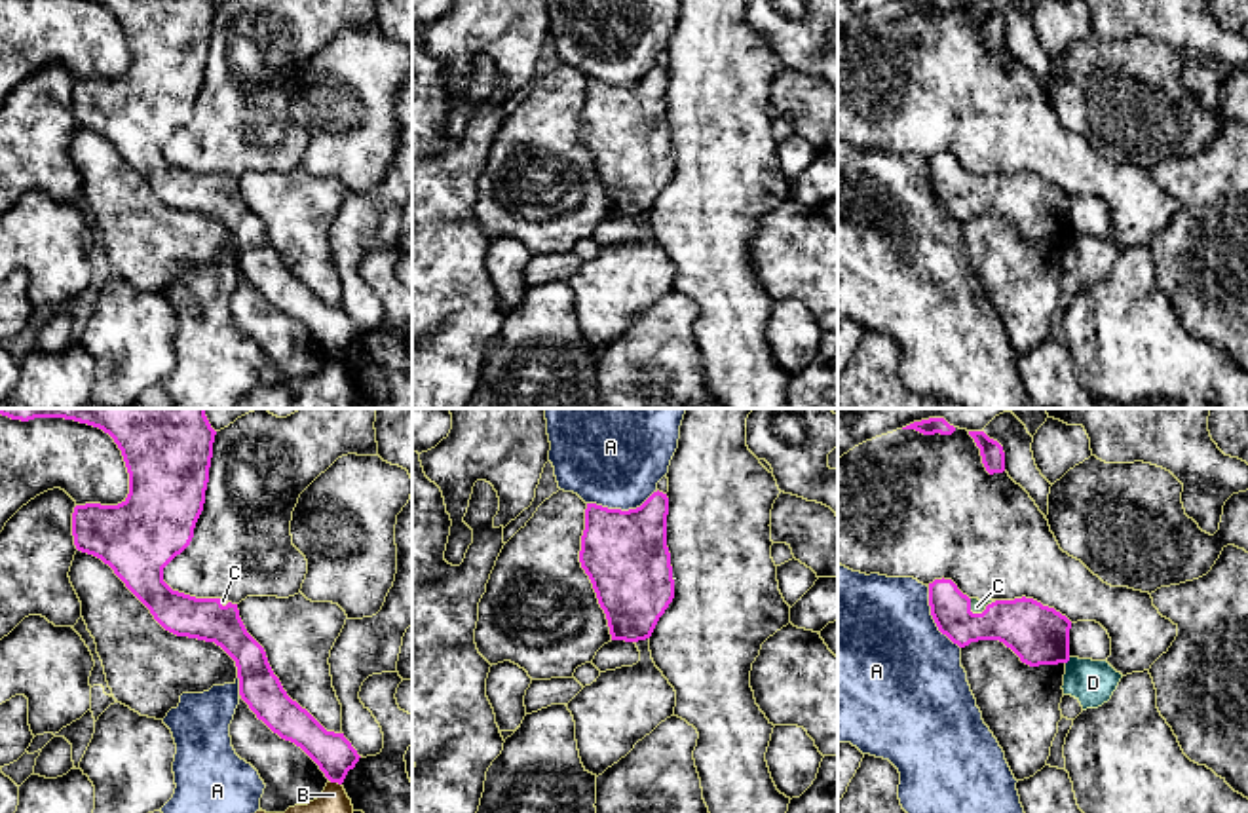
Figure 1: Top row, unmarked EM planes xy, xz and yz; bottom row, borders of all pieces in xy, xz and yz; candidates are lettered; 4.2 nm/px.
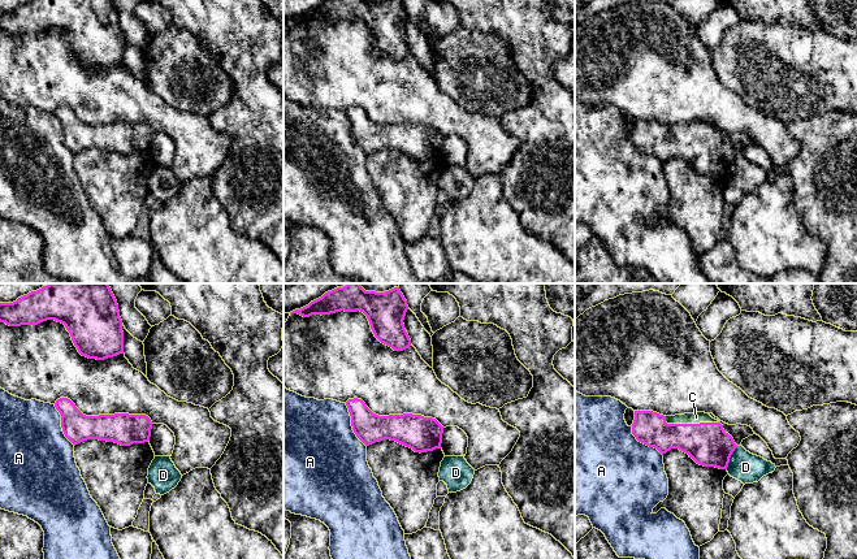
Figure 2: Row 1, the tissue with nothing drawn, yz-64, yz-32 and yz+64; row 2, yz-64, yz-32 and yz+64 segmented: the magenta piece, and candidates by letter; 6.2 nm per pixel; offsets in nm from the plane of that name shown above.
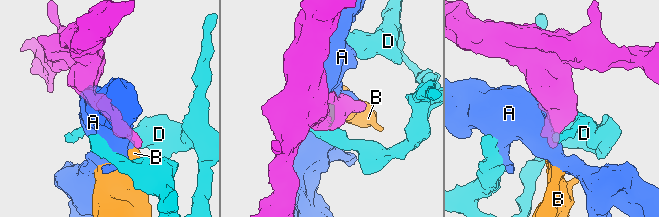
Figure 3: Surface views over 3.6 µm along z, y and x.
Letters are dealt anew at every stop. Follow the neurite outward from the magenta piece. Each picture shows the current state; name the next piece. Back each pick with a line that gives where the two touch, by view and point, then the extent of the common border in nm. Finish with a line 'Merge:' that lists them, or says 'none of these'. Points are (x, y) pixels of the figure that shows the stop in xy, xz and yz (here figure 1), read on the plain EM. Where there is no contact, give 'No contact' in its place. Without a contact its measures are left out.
C: Touches magenta at yz (984, 185). Shared border 130 nm
Merge: C

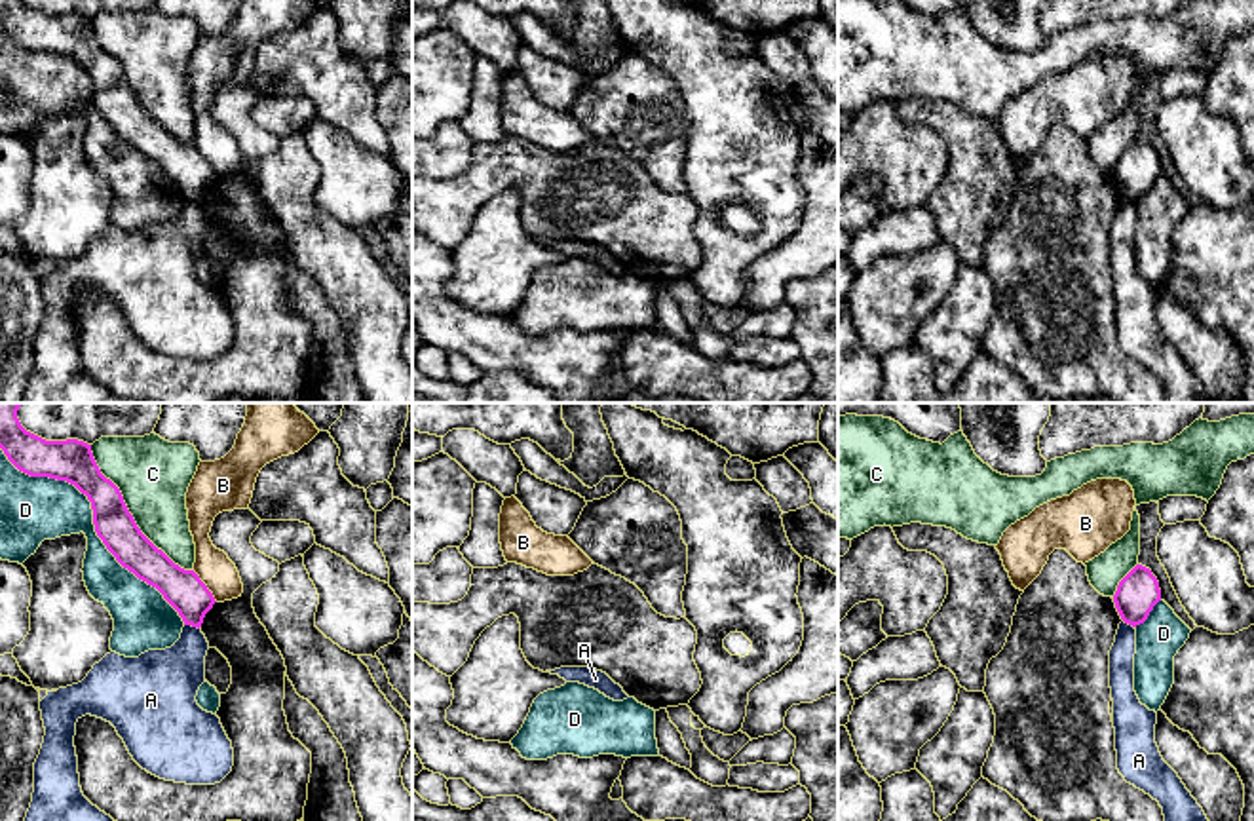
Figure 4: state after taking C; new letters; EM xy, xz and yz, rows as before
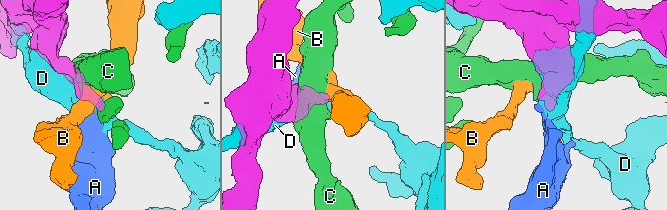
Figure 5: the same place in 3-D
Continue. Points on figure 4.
Merge: none of these

